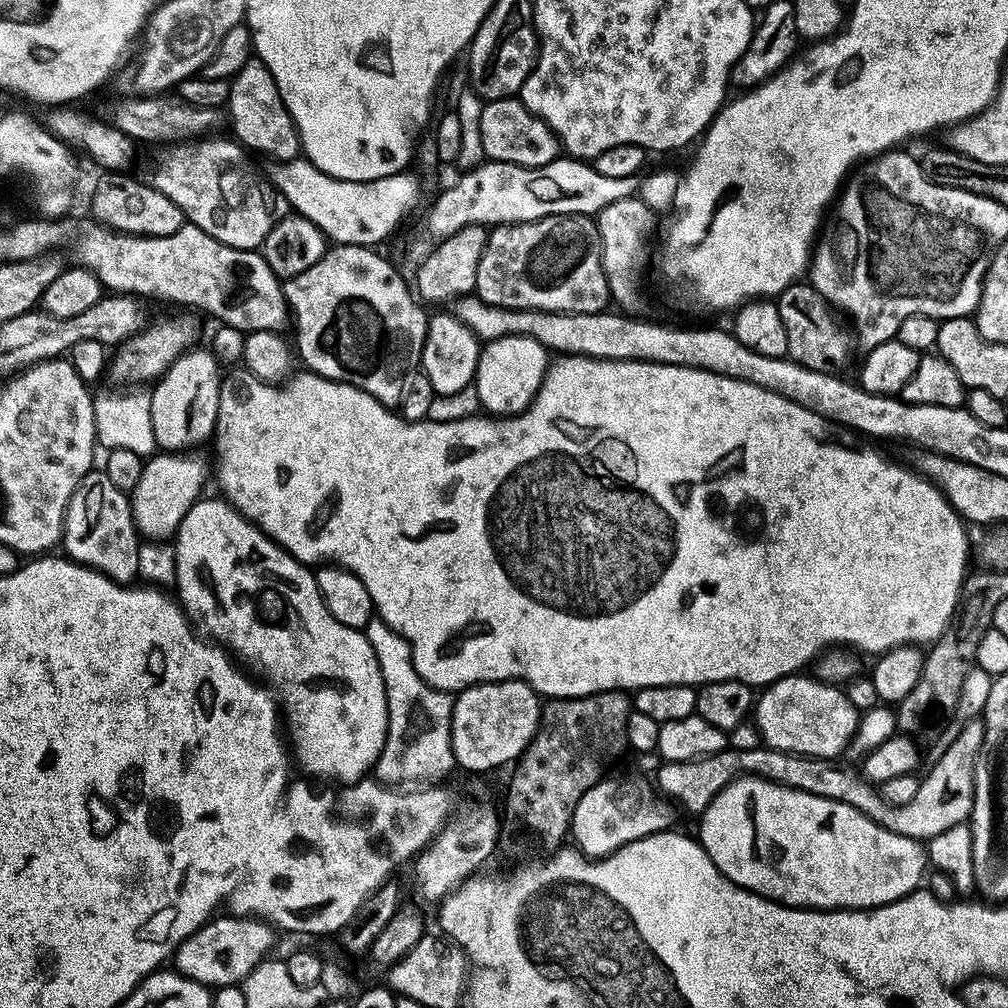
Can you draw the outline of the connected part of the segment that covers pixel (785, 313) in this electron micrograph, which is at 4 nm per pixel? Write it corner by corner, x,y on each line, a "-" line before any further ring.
811,283
791,284
780,292
775,306
780,311
782,326
786,326
786,346
792,361
819,372
836,374
844,370
840,368
848,364
849,329
840,325
841,317
837,309
833,308
822,294
818,294
818,290
812,287

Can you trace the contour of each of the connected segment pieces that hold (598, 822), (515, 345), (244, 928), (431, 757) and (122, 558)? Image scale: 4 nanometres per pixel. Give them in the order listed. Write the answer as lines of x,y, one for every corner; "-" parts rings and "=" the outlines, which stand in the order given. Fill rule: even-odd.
628,776
620,781
601,779
596,787
586,790
580,803
574,806
570,840
585,856
589,858
609,856
624,844
673,827
673,805
663,799
652,800
653,785
648,785
646,781
639,780
644,778
636,776
=
503,336
487,341
480,349
480,361
474,377
480,408
496,418
523,412
536,397
548,372
549,363
549,349
544,348
532,336
=
219,916
190,934
190,938
183,940
176,948
180,953
180,965
175,971
194,982
204,984
209,990
243,984
246,974
261,964
276,944
277,933
273,925
265,921
250,916
=
373,616
364,629
378,658
387,700
386,740
372,774
377,783
402,786
404,782
438,782
455,767
452,750
453,697
426,683
414,670
412,648
384,620
=
107,471
87,472
70,498
68,512
64,516
63,555
76,564
82,564
85,568
93,568
94,571
108,576
116,584
128,586
138,577
138,550
141,543
136,524
132,521
132,506
125,489
114,486
114,482
110,482

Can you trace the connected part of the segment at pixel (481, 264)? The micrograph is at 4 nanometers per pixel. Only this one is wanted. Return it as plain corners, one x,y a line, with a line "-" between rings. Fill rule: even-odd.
547,216
541,220
526,222
525,224
501,224
493,227
487,233
484,241
484,252
480,255
480,261
478,262
475,295
479,296
482,302
493,304
499,308
529,308
539,312
581,312
582,314
605,311
610,304
608,273
604,266
604,256
598,239
595,219
590,216

